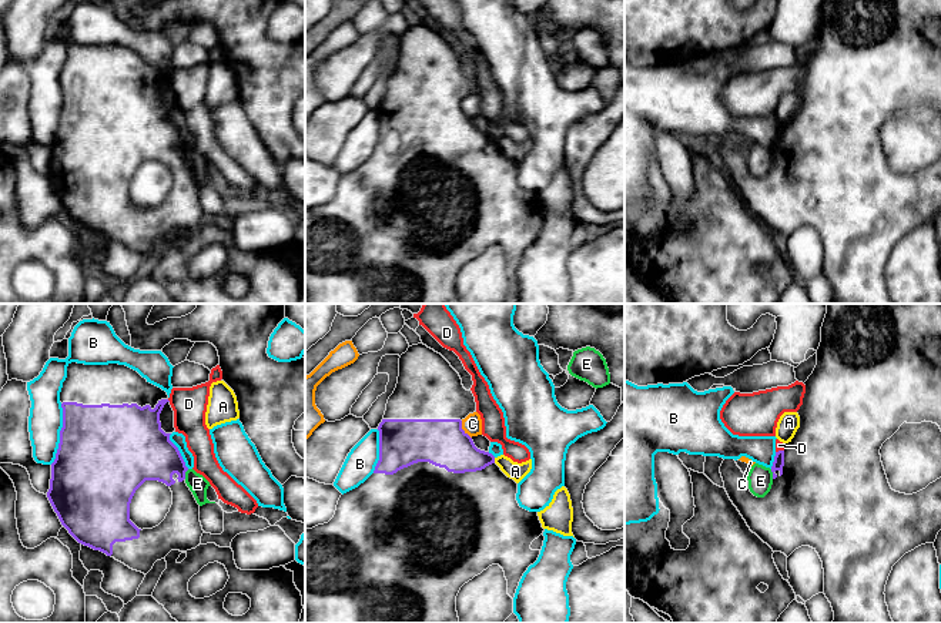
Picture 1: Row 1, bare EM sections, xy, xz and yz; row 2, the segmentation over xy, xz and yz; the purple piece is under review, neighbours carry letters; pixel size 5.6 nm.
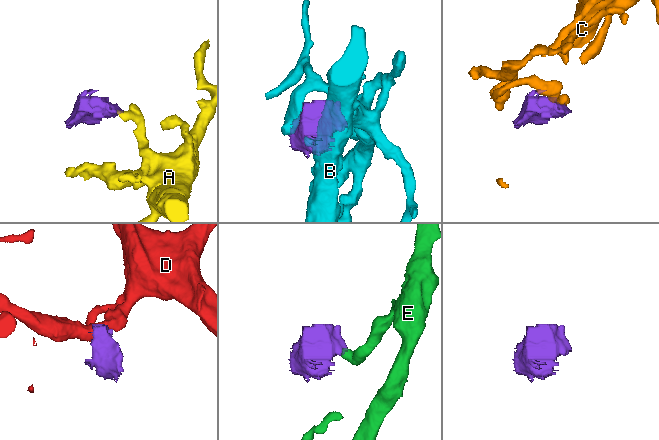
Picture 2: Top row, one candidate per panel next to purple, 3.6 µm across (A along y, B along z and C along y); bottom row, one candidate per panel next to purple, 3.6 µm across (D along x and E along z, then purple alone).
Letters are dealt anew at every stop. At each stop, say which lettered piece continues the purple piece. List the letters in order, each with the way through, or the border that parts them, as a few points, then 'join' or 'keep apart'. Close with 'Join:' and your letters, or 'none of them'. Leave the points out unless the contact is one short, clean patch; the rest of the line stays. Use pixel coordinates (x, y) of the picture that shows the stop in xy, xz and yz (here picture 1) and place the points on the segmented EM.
A: border along xz (494, 458), (495, 462); keep apart
B: keep apart
C: border along xz (461, 421), (461, 428), (471, 438); keep apart
D: keep apart
E: border along xy (188, 469), (184, 478); keep apart
Join: none of them

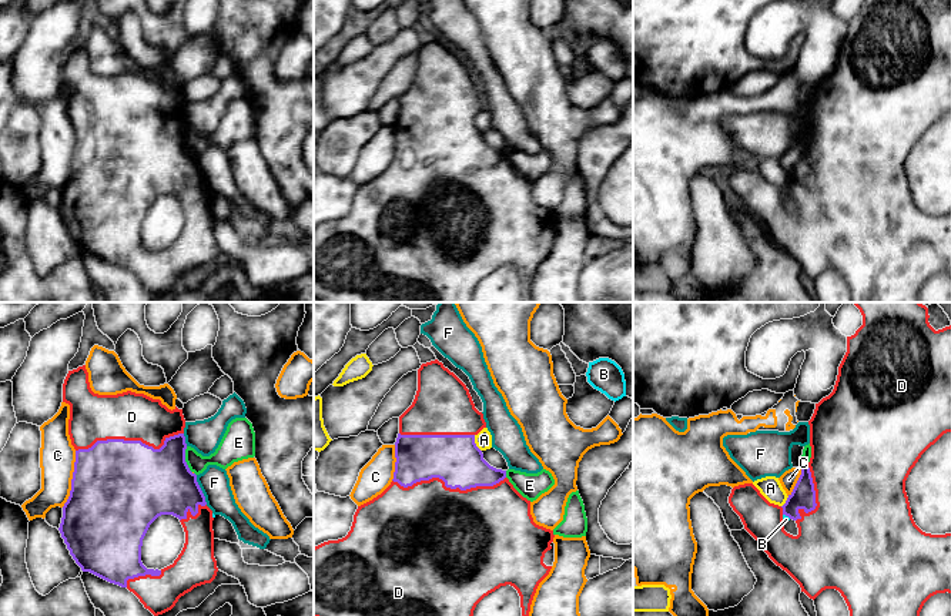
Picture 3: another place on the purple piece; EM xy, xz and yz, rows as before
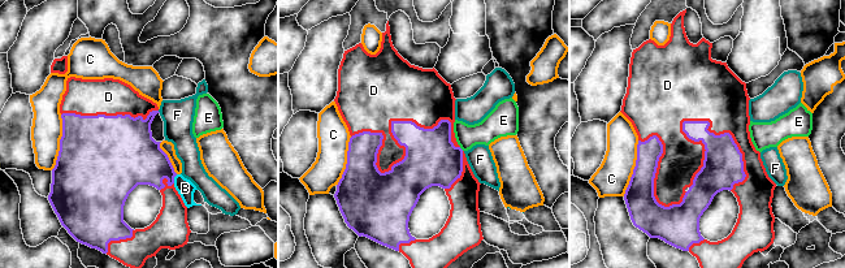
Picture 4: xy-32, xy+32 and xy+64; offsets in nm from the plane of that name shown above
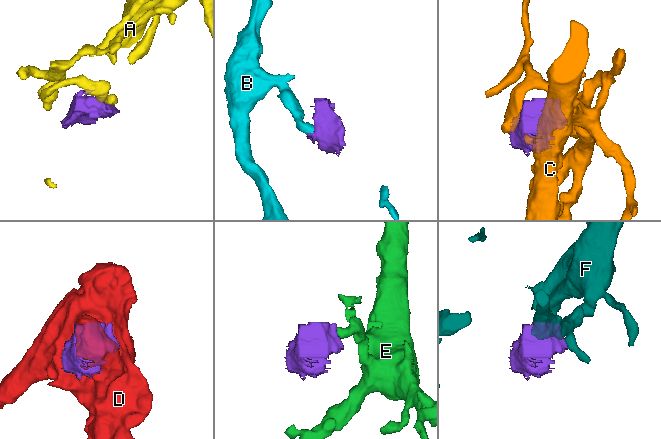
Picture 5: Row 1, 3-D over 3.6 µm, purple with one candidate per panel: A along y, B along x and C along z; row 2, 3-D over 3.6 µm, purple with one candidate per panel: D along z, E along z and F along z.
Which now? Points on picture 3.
A: border along xz (474, 435), (474, 442), (481, 451); keep apart
B: border along yz (783, 514), (790, 518); keep apart
C: keep apart
D: join
E: border along xy (186, 447), (186, 464), (191, 472); keep apart
F: keep apart
Join: D

